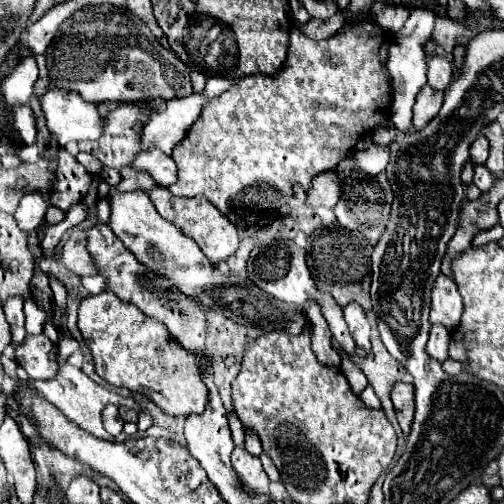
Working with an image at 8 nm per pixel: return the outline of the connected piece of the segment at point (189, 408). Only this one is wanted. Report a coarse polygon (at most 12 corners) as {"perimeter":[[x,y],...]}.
{"perimeter":[[111,290],[79,306],[95,370],[171,416],[209,402],[197,354]]}

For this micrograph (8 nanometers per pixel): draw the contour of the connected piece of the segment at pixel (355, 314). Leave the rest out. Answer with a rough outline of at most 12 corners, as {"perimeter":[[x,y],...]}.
{"perimeter":[[357,302],[343,308],[349,332],[363,350],[371,348],[369,322]]}

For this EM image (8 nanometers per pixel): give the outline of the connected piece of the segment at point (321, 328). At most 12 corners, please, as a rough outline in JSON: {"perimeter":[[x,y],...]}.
{"perimeter":[[317,304],[307,318],[313,334],[311,346],[321,364],[339,362],[331,348],[331,332]]}

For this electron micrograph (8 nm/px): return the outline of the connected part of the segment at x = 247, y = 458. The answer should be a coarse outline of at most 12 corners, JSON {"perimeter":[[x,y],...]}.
{"perimeter":[[235,446],[231,462],[251,494],[269,494],[259,458]]}

